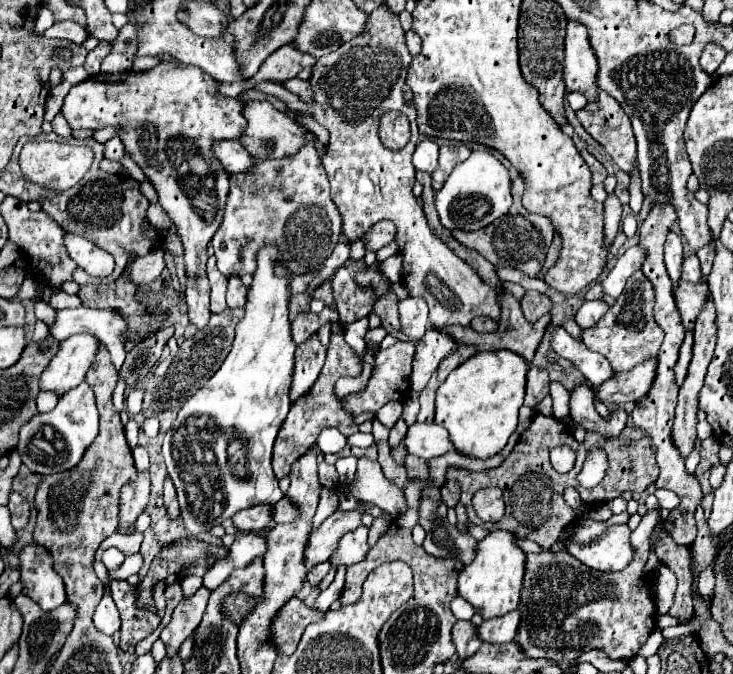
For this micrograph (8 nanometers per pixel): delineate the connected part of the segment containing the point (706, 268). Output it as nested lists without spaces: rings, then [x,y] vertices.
[[[710,244],[710,246],[704,246],[704,248],[700,248],[700,250],[696,252],[696,256],[698,256],[698,260],[700,260],[700,266],[702,266],[702,282],[706,282],[706,280],[708,280],[708,274],[710,274],[710,270],[712,270],[714,246]]]

